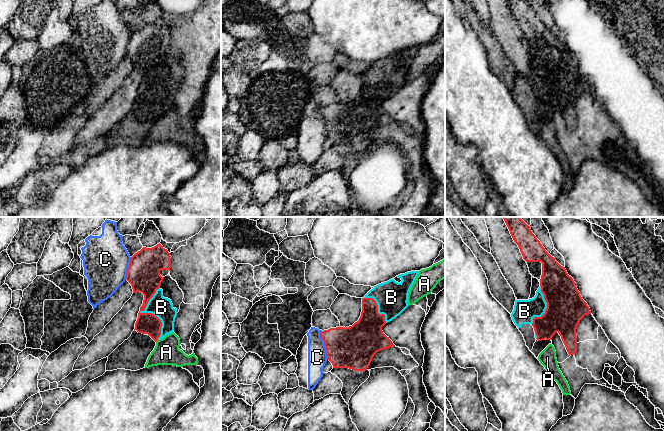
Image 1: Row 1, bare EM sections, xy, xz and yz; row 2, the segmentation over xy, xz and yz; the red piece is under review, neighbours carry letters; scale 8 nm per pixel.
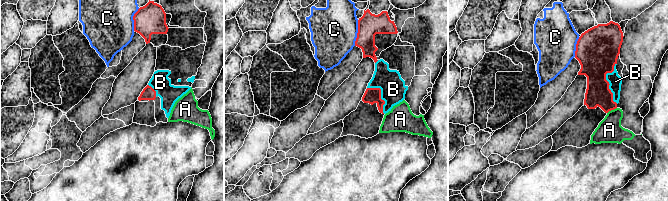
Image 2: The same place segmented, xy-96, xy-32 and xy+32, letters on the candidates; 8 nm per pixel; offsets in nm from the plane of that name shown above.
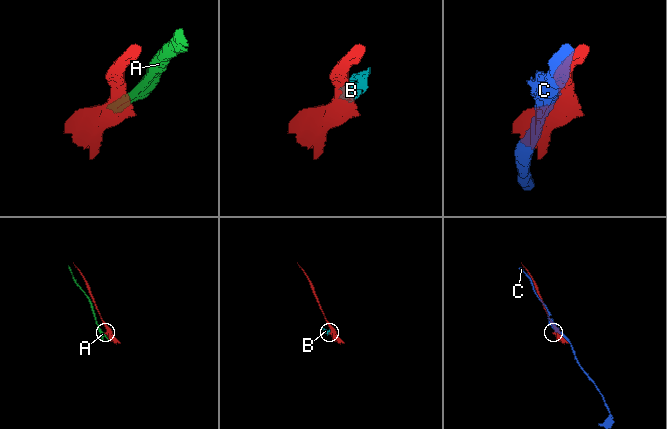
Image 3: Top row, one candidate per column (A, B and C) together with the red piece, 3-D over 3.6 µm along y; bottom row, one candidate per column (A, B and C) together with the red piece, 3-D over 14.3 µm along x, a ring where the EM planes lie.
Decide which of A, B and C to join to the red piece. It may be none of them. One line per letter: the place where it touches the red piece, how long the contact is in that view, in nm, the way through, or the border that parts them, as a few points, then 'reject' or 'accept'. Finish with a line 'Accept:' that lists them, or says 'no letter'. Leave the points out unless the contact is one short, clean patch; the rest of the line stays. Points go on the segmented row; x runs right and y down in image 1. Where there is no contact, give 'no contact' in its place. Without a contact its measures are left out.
A: contact xy (156, 340); length 30 nm; border xy (158, 340), (155, 341); reject
B: contact xy (149, 313); length 420 nm; reject
C: contact xz (325, 345); length 240 nm; reject
Accept: no letter

